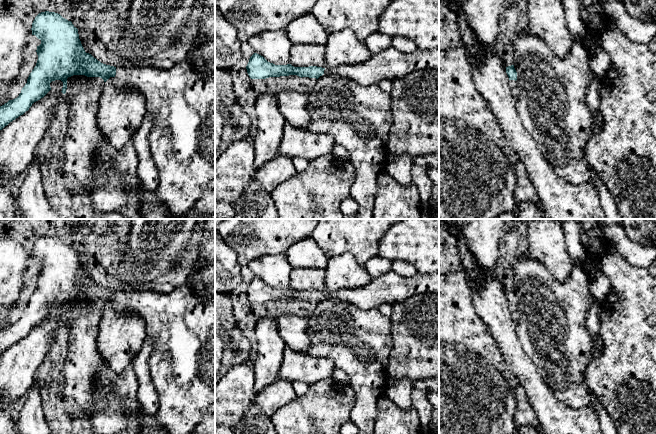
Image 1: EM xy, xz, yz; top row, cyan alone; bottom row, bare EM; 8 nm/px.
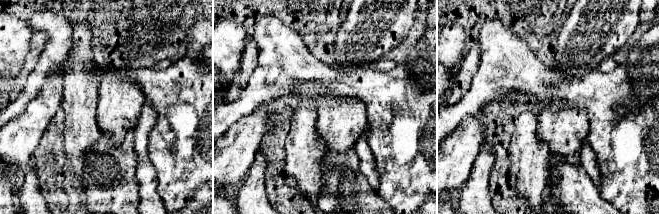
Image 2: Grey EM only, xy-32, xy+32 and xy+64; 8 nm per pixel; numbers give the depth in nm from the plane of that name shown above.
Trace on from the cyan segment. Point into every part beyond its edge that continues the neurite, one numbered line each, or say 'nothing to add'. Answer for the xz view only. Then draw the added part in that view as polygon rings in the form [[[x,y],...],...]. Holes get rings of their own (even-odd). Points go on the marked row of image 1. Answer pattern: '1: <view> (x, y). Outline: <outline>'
1: xz (390, 64). Outline: [[[393,46],[354,65],[326,66],[324,75],[338,75],[363,86],[378,85],[384,80],[395,80],[413,71],[439,70],[439,46],[436,49],[402,53]]]

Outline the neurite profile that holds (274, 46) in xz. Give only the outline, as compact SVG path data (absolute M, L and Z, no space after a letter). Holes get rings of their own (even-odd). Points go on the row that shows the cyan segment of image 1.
M284 30L264 31L252 36L248 43L255 53L263 56L270 63L275 65L290 63L290 49L293 43Z

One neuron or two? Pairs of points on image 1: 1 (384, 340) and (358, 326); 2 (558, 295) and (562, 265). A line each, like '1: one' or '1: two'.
1: one
2: two

